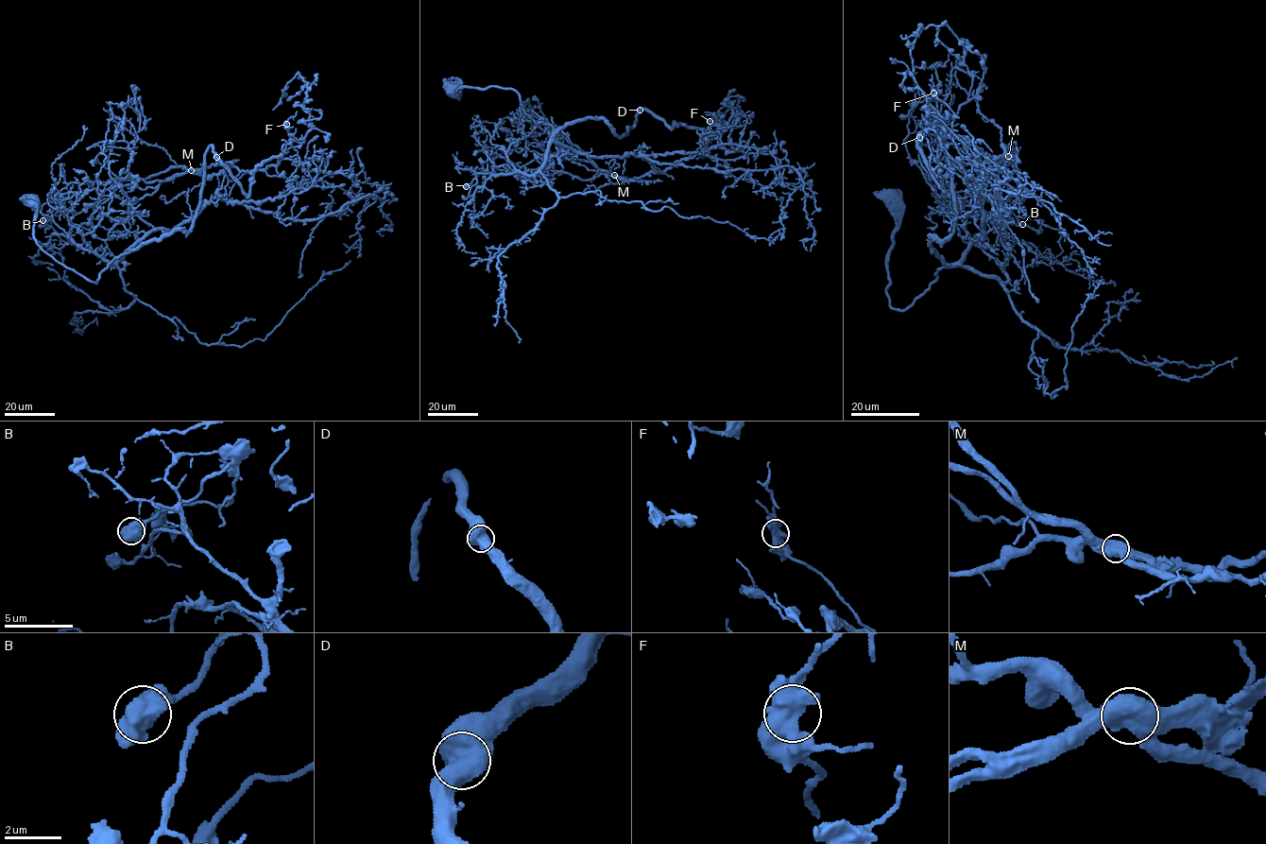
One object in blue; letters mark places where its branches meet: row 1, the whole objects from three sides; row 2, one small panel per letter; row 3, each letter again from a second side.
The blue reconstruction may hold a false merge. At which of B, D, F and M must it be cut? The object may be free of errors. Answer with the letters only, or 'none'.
M

